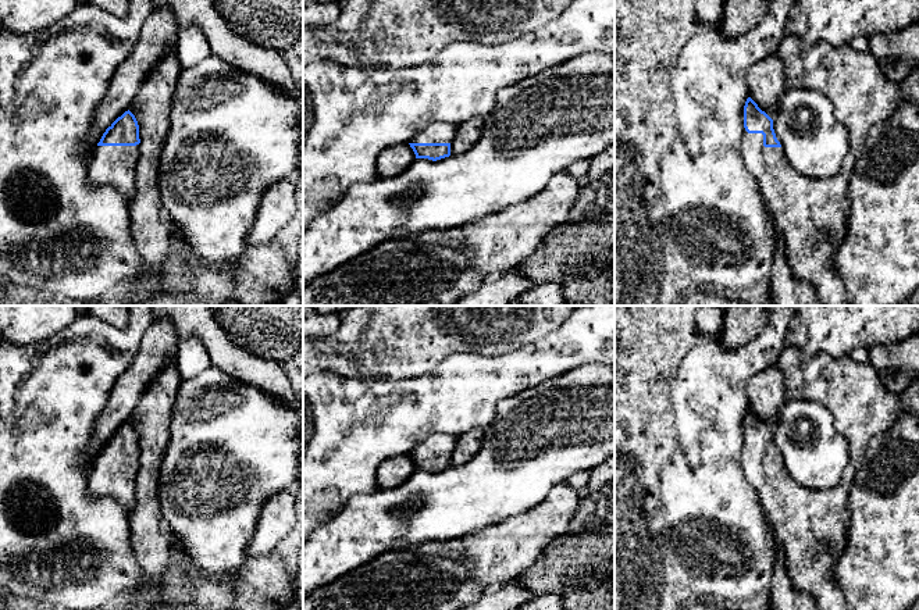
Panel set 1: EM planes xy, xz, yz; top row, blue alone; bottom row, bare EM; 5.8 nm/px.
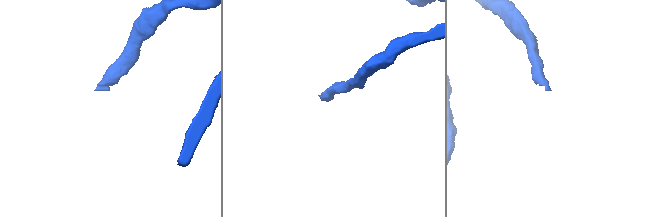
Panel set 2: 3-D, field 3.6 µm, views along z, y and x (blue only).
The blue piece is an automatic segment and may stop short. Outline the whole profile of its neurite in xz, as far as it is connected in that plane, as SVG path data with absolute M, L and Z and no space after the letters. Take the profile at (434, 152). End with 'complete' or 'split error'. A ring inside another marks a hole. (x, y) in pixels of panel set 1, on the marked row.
M441 121L432 122L423 132L416 135L409 143L416 158L428 158L432 161L450 156L450 143L455 139L456 124L446 124Z | split error

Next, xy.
M128 110L106 129L95 147L89 186L111 186L131 201L136 192L139 143L139 125Z | split error

